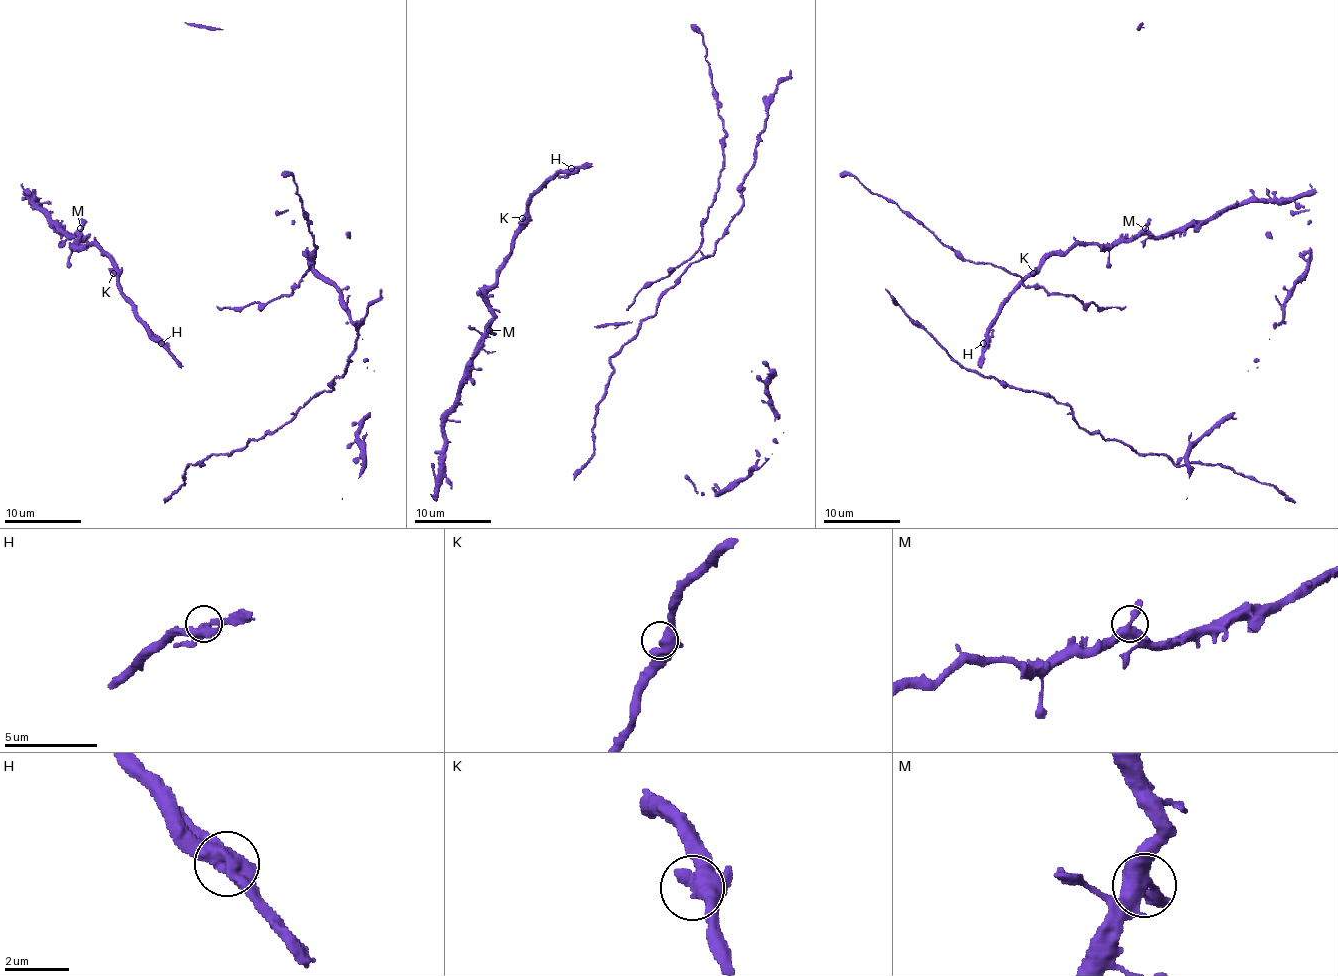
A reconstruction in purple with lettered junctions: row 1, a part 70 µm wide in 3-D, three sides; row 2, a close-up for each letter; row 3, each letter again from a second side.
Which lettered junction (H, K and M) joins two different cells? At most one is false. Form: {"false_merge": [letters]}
{"false_merge": []}

